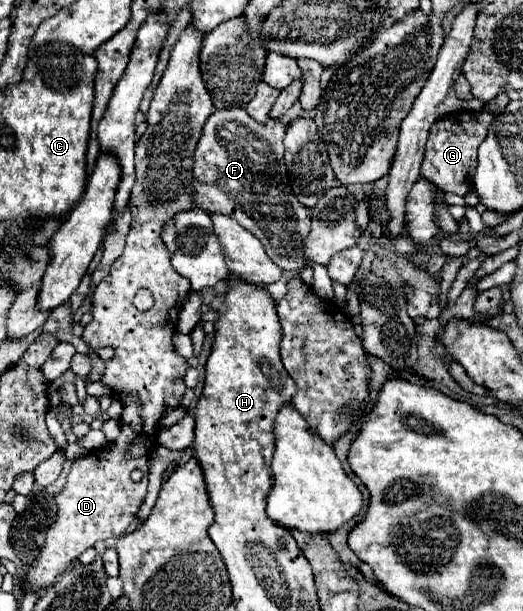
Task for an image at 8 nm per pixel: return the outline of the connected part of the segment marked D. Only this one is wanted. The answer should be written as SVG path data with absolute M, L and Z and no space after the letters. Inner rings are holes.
M188 25L184 27L184 31L180 33L178 41L174 43L172 51L170 51L170 63L154 91L152 103L150 103L150 111L148 111L148 129L146 133L138 139L136 143L136 183L130 195L130 209L132 209L132 225L130 225L130 233L126 237L126 247L122 251L122 255L112 263L110 273L102 279L102 283L98 283L98 287L94 289L94 303L92 303L92 313L94 319L84 327L84 335L82 339L92 347L92 349L100 349L100 347L112 347L116 351L114 359L110 359L106 363L106 371L102 377L102 383L112 387L112 395L116 399L122 401L124 405L124 413L122 413L122 433L120 437L108 447L108 449L98 449L92 451L80 459L76 459L72 463L72 471L68 475L68 483L64 487L64 491L60 495L54 497L56 505L58 505L58 517L56 523L46 531L46 545L42 547L42 553L38 557L38 561L34 563L32 569L26 571L26 583L30 587L30 591L40 593L40 589L46 589L54 583L54 579L60 577L60 573L78 559L78 555L82 551L86 551L88 547L94 547L96 541L106 541L112 537L120 537L128 525L134 521L144 497L146 497L146 487L148 487L148 461L150 461L150 453L156 447L156 423L162 417L164 407L168 405L170 409L178 407L186 385L182 381L188 363L186 359L182 359L180 355L174 353L172 347L172 337L176 333L176 319L178 313L182 309L182 303L186 301L190 287L188 281L178 275L172 265L170 265L170 255L164 247L164 243L160 241L160 233L162 227L168 219L172 219L176 213L186 211L186 209L194 209L192 205L192 155L196 149L196 143L200 139L202 133L202 125L206 123L206 119L212 115L214 105L212 99L204 87L202 81L202 73L200 73L200 45L204 41L204 33L196 33L196 29L188 29ZM138 289L150 289L154 295L154 307L150 311L138 311L132 303L134 295ZM134 469L140 469L144 473L140 483L134 483L130 479L130 473Z

